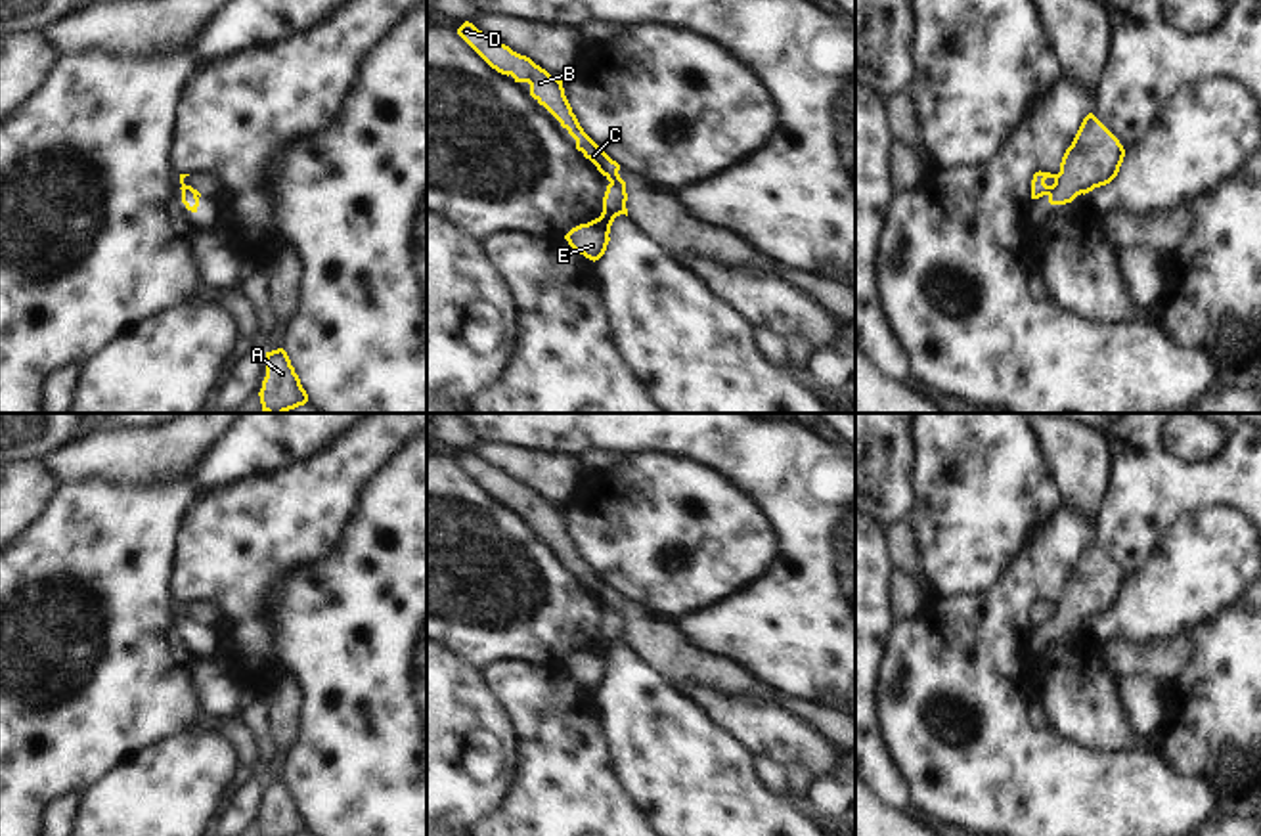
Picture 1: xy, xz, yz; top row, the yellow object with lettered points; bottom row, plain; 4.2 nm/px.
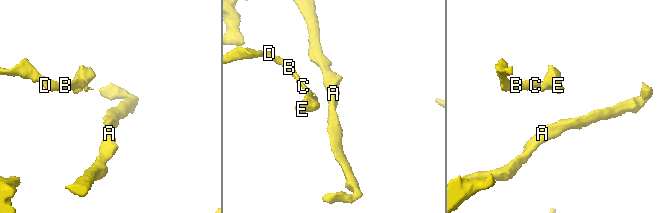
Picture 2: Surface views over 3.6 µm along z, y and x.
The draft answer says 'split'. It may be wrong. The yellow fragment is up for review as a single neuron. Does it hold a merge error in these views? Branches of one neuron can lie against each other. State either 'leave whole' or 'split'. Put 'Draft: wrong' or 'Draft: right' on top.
Draft: right
split

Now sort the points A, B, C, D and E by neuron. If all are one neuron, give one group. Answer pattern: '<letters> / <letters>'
A B C D / E

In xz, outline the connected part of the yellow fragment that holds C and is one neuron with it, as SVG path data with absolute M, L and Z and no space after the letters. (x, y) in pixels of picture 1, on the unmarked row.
M465 450L457 463L498 501L511 503L515 511L528 511L530 524L543 534L563 557L576 568L576 578L589 587L597 599L614 612L626 618L620 606L620 593L612 589L580 555L572 536L564 524L563 509L551 505L545 497L536 494L530 486L513 480L509 474L490 467L473 451Z

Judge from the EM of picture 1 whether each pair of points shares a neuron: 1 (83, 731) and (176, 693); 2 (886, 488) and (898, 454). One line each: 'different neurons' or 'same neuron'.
1: same neuron
2: same neuron

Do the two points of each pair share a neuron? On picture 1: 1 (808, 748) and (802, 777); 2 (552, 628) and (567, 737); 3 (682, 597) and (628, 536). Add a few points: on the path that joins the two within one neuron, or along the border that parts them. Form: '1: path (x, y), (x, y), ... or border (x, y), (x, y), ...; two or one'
1: border (785, 766), (806, 766), (818, 777); two
2: border (563, 662), (511, 664); two
3: path (672, 582), (643, 551); one

